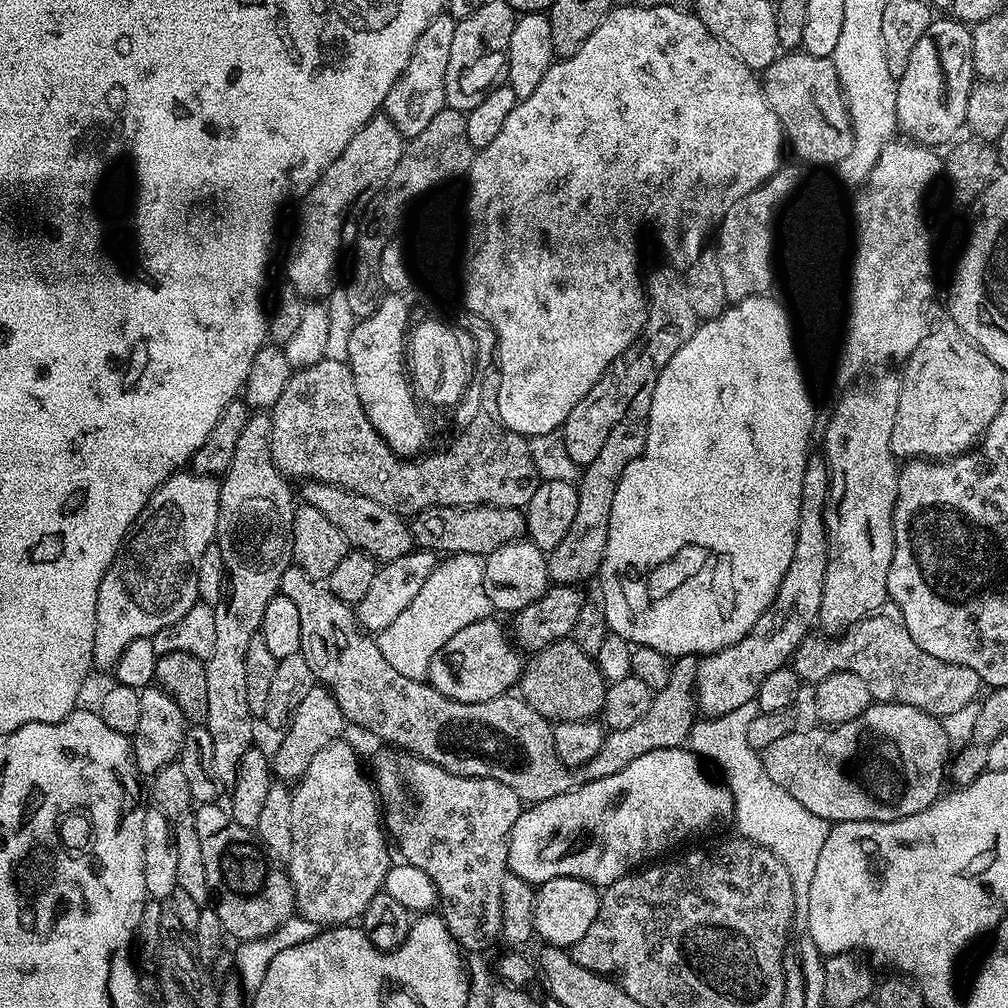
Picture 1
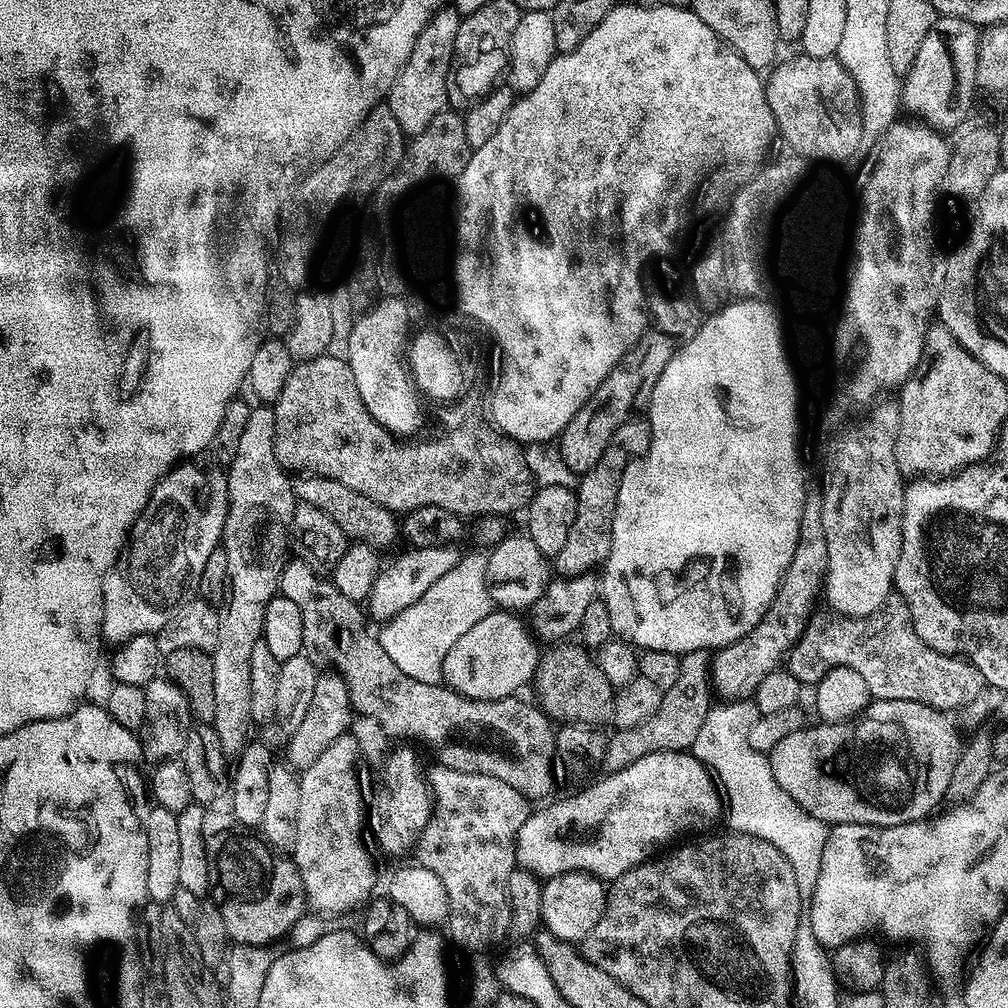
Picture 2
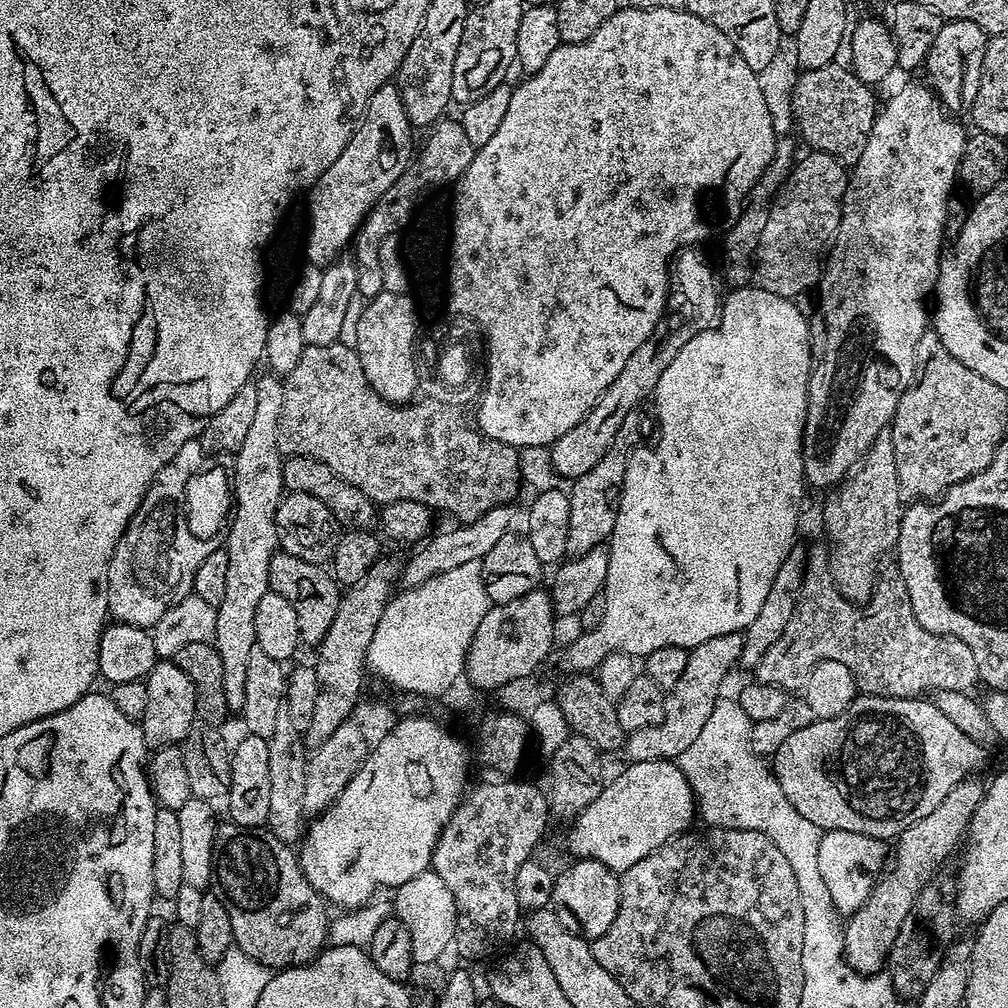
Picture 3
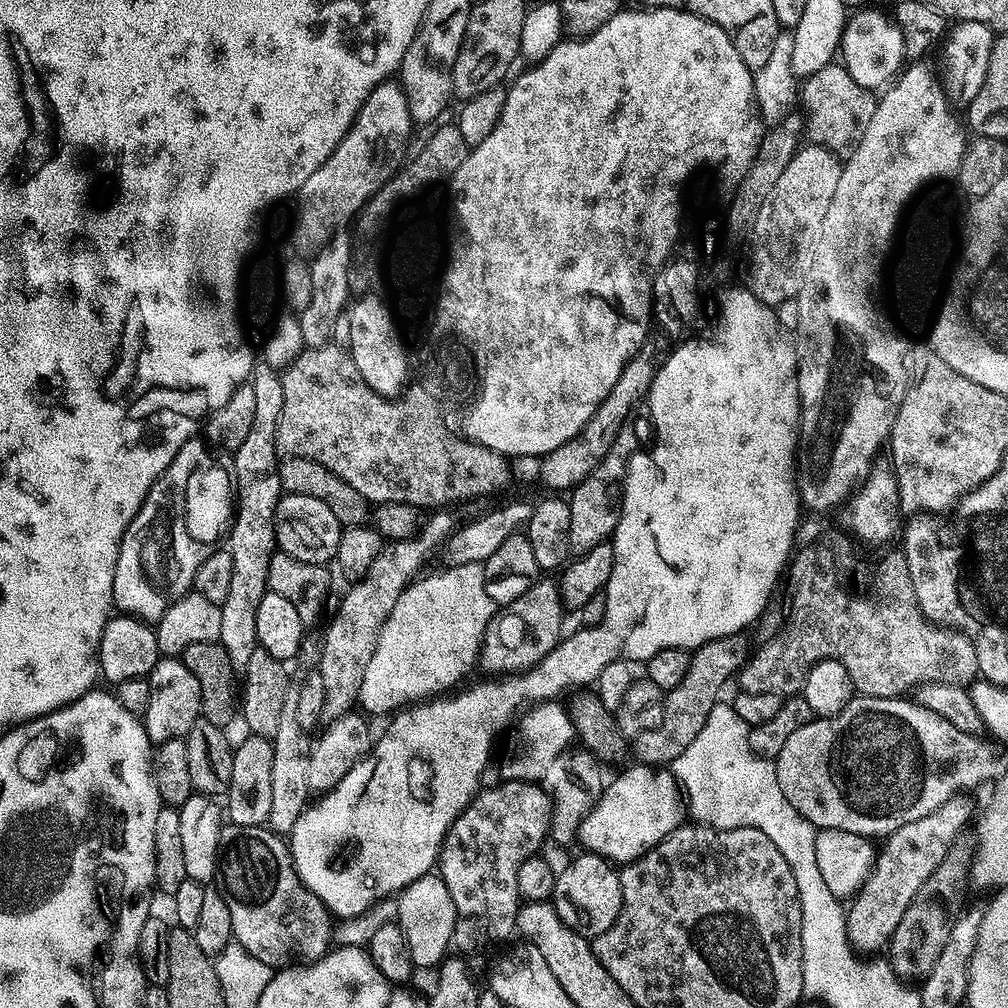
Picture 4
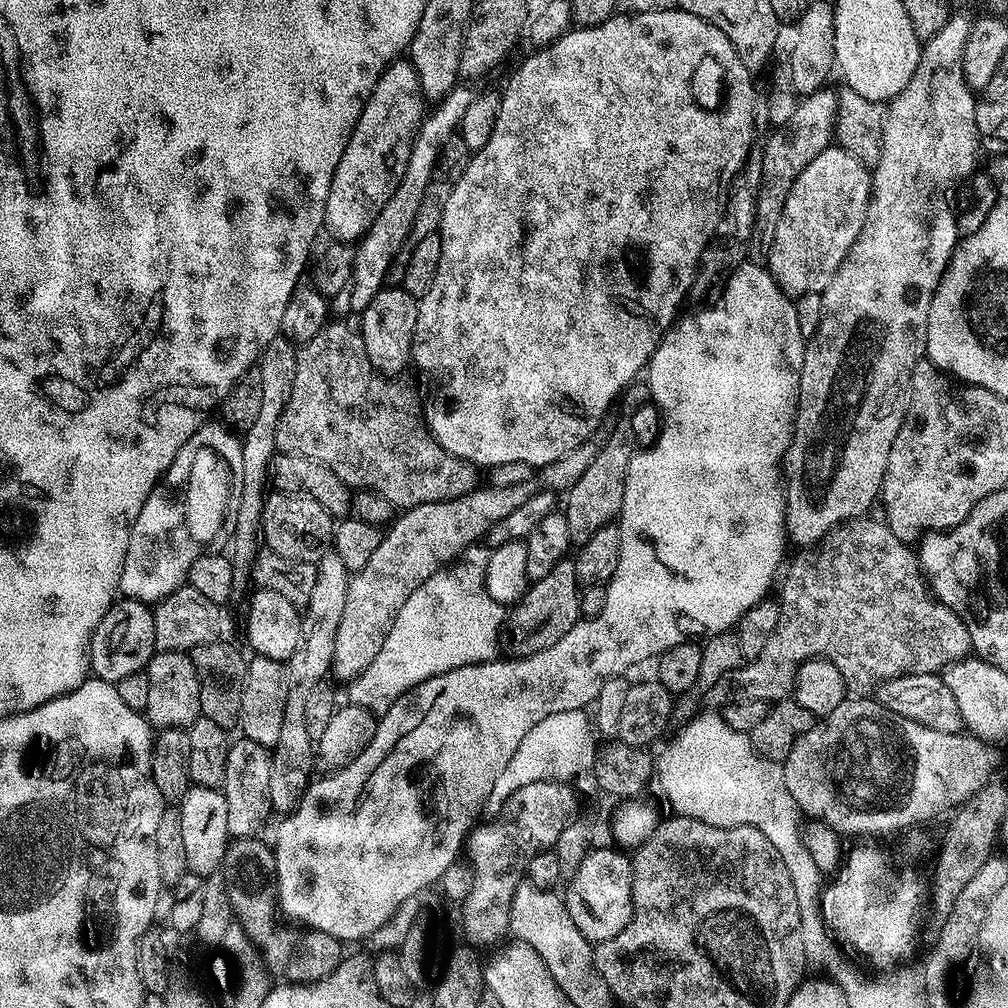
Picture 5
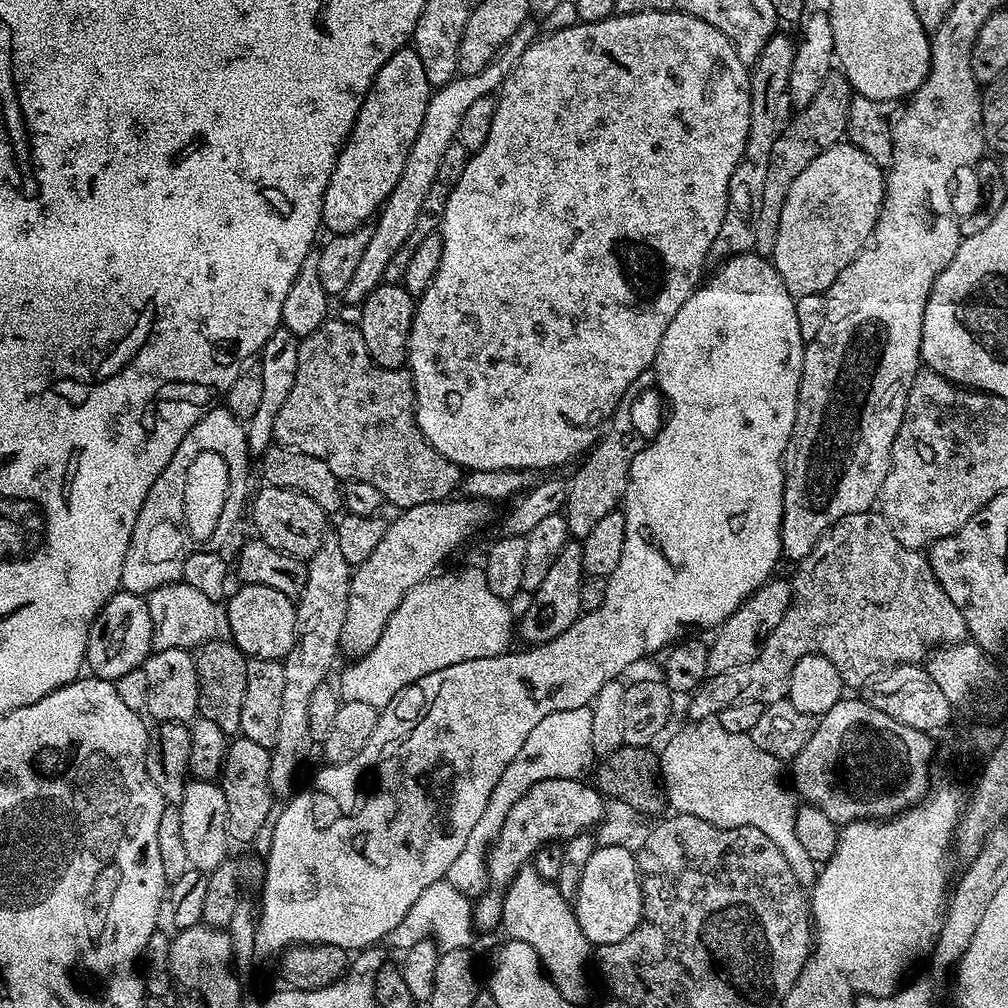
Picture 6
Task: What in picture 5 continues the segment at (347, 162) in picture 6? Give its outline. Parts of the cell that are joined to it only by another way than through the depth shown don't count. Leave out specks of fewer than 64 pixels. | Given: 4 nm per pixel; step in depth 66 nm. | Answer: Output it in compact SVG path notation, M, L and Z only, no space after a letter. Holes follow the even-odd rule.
M404 58L393 60L378 78L354 126L352 133L356 136L356 148L360 148L360 140L364 140L364 148L372 148L372 152L380 152L380 156L384 156L384 164L380 164L380 168L392 168L393 178L399 180L408 165L424 107L426 104L420 95L418 76L411 63ZM368 140L372 140L372 144L368 144Z

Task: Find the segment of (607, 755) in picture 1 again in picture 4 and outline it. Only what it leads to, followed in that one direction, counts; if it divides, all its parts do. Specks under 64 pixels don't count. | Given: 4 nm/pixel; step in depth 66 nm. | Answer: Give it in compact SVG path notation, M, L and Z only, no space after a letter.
M736 636L714 638L701 648L695 649L692 652L690 670L686 674L686 678L682 678L682 682L678 682L678 686L674 686L674 690L670 690L664 697L662 726L658 726L658 730L648 730L646 734L642 734L635 740L634 756L637 756L635 759L645 766L670 766L674 762L674 758L678 758L678 754L682 754L682 750L686 750L686 746L690 746L690 742L694 742L694 738L698 736L698 730L702 730L702 726L706 724L710 710L721 699L720 691L723 690L724 683L731 676L733 679L739 673L749 655L749 649L744 649L743 642Z

